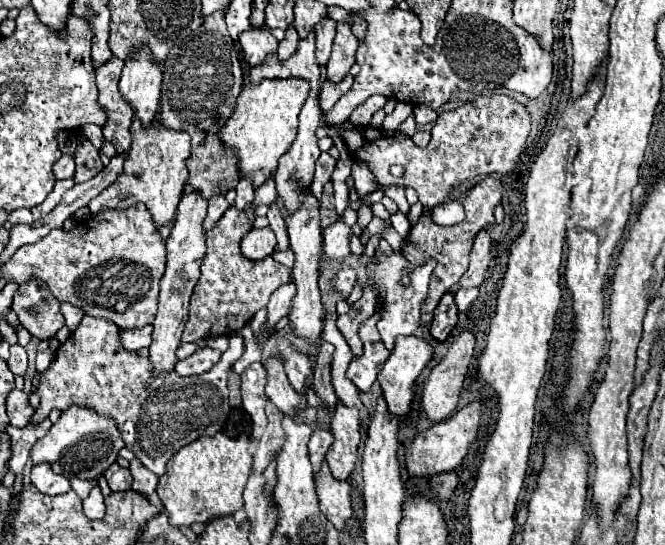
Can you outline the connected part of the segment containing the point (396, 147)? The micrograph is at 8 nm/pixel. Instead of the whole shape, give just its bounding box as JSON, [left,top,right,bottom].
[332,95,531,207]

